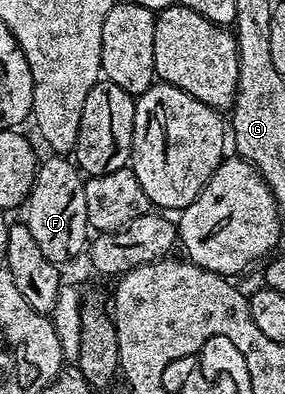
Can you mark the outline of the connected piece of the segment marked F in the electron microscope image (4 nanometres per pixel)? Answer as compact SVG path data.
M52 154L38 164L36 177L25 203L26 207L25 224L47 259L64 265L65 262L84 254L90 232L86 211L85 179L70 158Z

